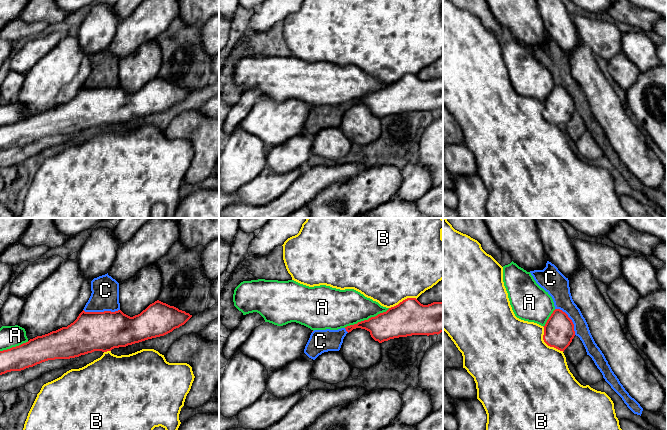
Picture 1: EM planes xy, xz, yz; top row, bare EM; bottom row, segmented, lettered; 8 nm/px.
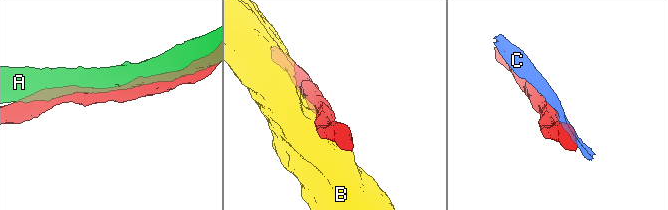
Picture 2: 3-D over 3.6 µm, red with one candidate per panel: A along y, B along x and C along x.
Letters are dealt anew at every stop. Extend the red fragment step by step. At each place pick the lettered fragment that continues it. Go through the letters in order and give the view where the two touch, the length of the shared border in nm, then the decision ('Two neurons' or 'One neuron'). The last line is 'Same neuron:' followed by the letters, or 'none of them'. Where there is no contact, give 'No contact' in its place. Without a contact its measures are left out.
A: Touches red in xz. Shared border 400 nm. Two neurons
B: Touches red in yz. Shared border 260 nm. Two neurons
C: Touches red in xy. Shared border 300 nm. Two neurons
Same neuron: none of them

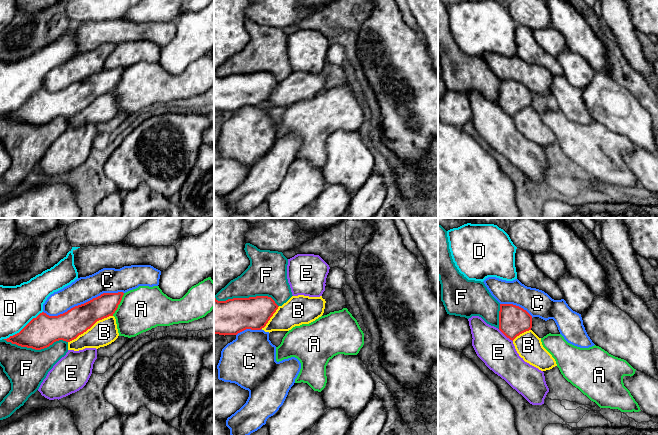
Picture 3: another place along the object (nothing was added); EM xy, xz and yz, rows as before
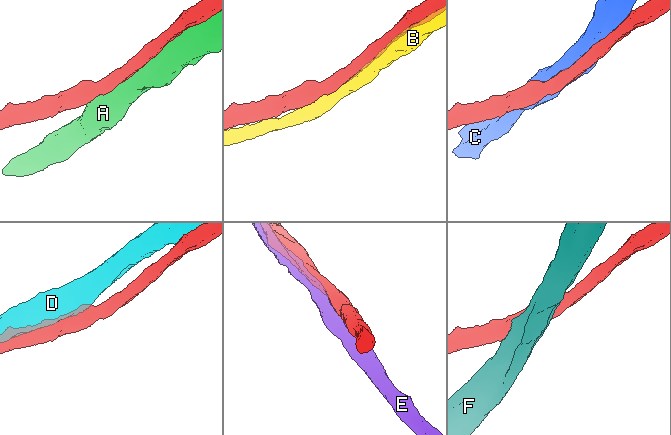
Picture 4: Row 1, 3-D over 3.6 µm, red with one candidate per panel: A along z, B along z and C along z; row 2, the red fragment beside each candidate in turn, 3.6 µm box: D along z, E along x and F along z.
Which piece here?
A: Touches red in xy. Shared border 200 nm. Two neurons
B: Touches red in xy. Shared border 420 nm. One neuron
C: Touches red in xy. Shared border 650 nm. Two neurons
D: Touches red in xy. Shared border 380 nm. Two neurons
E: Touches red in yz. Shared border 160 nm. Two neurons
F: Touches red in xz. Shared border 550 nm. Two neurons
Same neuron: B

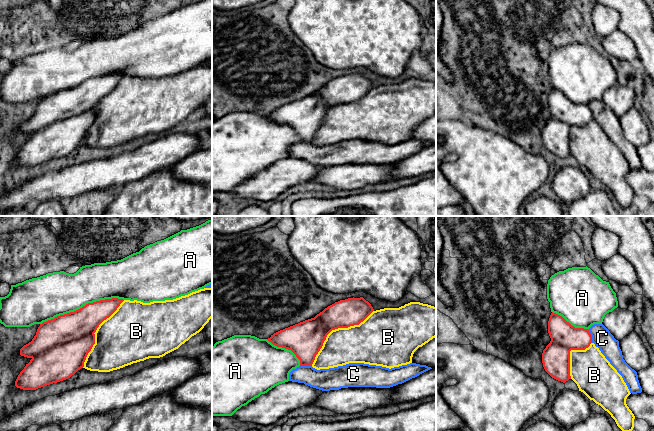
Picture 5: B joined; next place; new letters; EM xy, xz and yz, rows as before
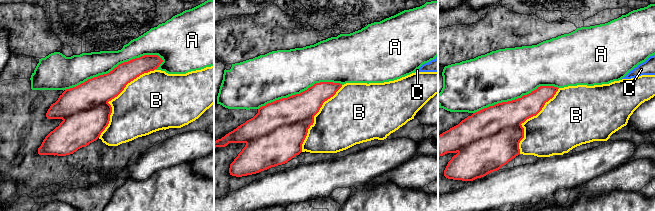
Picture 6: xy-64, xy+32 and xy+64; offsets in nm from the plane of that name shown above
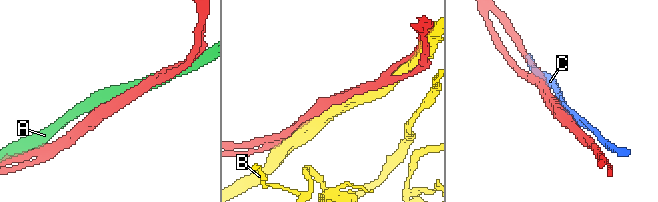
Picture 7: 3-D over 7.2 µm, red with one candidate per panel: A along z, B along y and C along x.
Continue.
A: Touches red in xy. Shared border 700 nm. Two neurons
B: Touches red in xz. Shared border 650 nm. Two neurons
C: Touches red in yz. Shared border 120 nm. Two neurons
Same neuron: none of them

